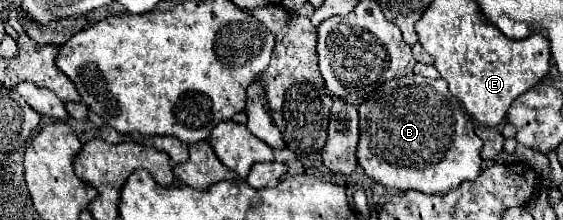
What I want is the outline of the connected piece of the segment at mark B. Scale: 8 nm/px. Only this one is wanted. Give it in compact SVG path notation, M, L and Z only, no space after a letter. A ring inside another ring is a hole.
M410 75L404 79L388 81L386 85L366 99L360 107L360 143L358 143L358 163L374 181L400 189L400 191L422 191L430 195L440 195L448 189L458 187L468 179L476 179L482 171L482 141L474 133L472 117L462 109L460 101L450 93L444 79L424 79L420 75Z

